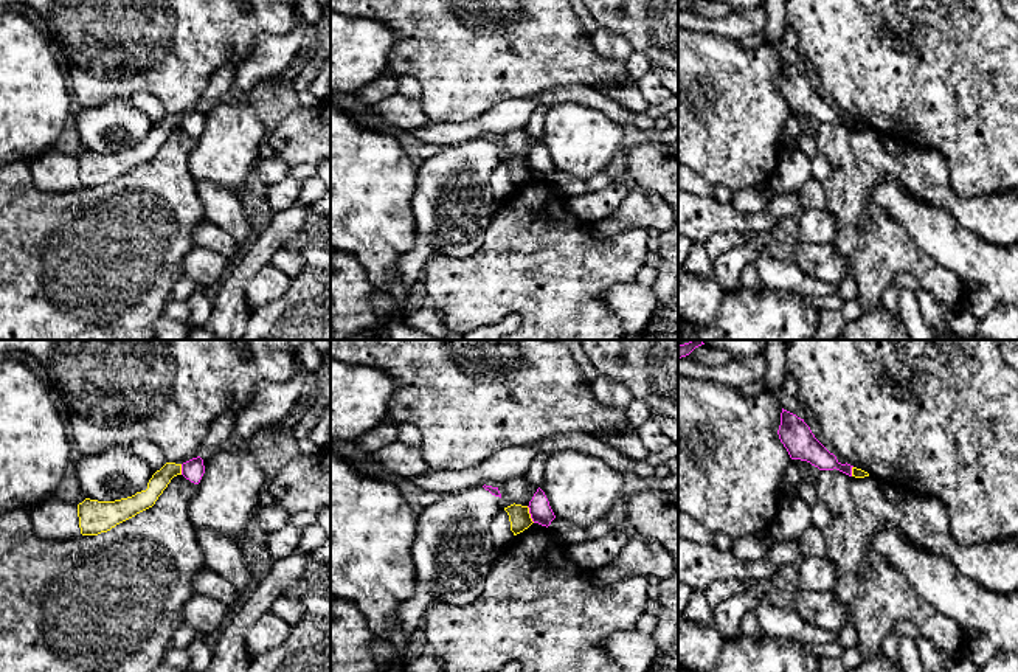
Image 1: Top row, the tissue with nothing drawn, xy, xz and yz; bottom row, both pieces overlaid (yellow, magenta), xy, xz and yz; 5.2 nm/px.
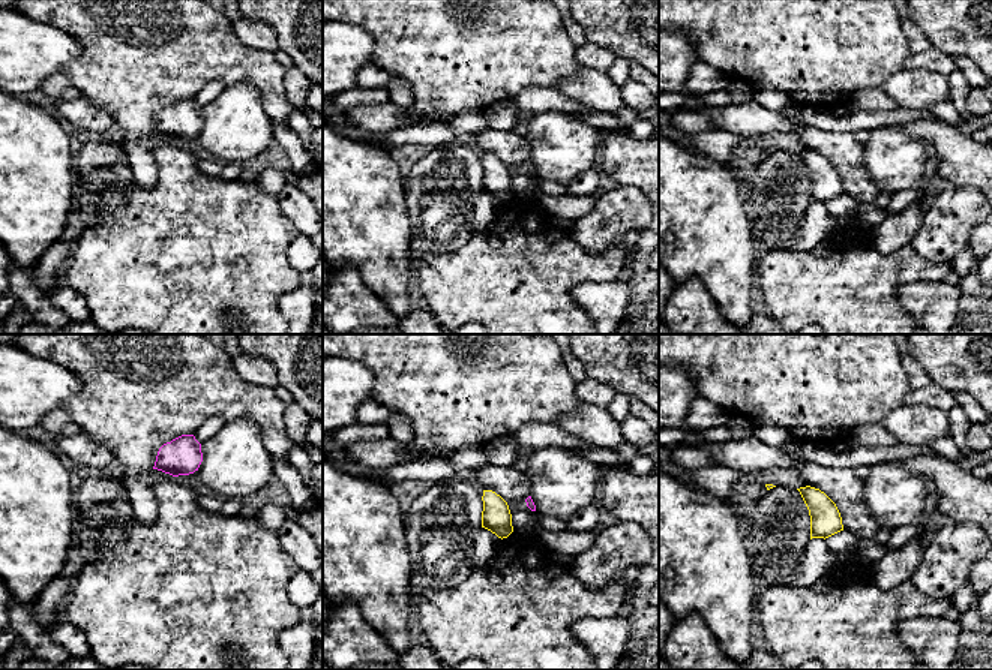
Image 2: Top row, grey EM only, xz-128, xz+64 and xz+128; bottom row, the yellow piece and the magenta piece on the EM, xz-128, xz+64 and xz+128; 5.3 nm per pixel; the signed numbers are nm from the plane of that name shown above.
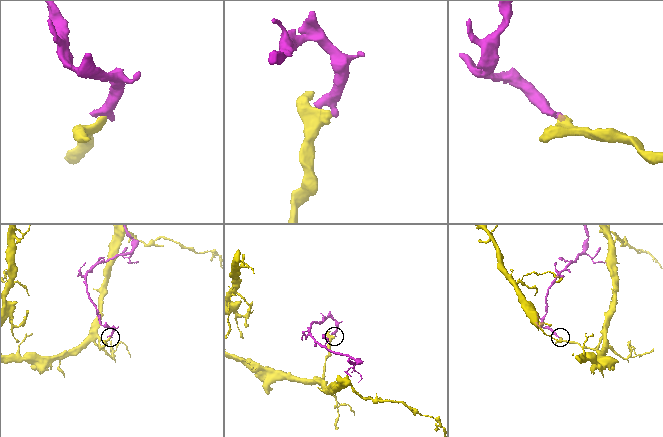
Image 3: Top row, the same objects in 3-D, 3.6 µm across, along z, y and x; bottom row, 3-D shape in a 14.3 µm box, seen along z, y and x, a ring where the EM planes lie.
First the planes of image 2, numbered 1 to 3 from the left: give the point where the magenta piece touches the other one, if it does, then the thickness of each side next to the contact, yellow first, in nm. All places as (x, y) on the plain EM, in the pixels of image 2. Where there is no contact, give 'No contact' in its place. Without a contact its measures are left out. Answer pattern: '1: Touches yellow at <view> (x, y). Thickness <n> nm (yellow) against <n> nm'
1: No contact
2: No contact
3: No contact

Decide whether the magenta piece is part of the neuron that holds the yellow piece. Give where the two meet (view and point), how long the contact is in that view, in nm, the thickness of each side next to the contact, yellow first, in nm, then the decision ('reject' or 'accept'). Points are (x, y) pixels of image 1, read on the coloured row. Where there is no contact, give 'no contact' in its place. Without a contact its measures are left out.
contact xz (529, 514); length 100 nm; calibres 110 and 120 nm; reject

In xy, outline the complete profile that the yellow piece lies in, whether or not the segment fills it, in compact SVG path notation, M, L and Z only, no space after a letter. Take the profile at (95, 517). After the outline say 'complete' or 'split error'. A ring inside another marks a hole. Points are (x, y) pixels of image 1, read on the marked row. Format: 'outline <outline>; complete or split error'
outline M166 462L147 483L147 489L132 497L115 501L85 498L78 504L79 528L82 535L98 535L116 525L152 507L171 480L182 475L182 464Z; complete

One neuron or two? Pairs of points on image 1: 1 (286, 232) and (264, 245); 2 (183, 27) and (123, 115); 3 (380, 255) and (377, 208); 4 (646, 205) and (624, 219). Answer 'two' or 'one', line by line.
1: one
2: two
3: one
4: one

